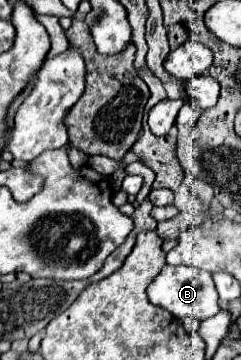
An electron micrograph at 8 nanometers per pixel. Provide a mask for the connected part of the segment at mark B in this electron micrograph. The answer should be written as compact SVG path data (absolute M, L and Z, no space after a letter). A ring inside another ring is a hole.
M163 267L155 281L147 287L147 297L151 303L167 309L175 317L195 317L199 321L217 315L219 297L215 293L213 279L207 271L197 271L191 267Z

